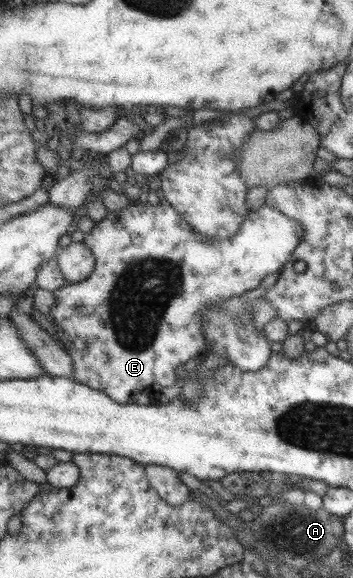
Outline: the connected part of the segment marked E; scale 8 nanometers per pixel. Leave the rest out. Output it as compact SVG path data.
M165 198L160 200L158 205L151 205L144 199L133 201L128 207L124 207L120 211L108 212L106 214L106 227L104 227L104 219L95 223L95 226L89 233L85 233L83 241L94 254L95 268L94 271L82 282L78 284L66 284L60 289L52 292L55 302L50 307L50 315L56 324L56 335L62 343L65 343L65 350L71 355L73 363L73 372L71 377L78 383L83 383L103 391L108 397L122 404L131 404L135 402L135 395L142 392L160 391L162 387L170 387L176 385L177 366L182 366L186 361L197 355L205 356L207 351L207 339L204 336L203 313L207 310L209 303L215 303L215 307L219 307L223 301L242 296L246 291L252 291L261 285L262 280L274 272L281 271L286 260L290 259L291 251L302 241L304 237L303 225L294 218L288 217L278 208L274 209L264 204L258 209L251 209L244 216L244 221L240 224L238 231L225 238L215 238L202 235L194 228L186 223L186 220L170 205Z

